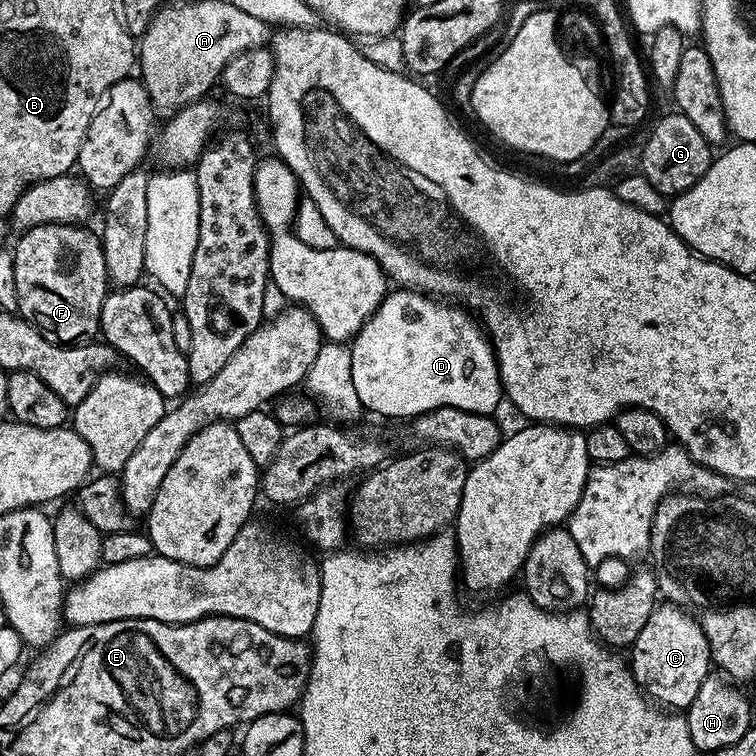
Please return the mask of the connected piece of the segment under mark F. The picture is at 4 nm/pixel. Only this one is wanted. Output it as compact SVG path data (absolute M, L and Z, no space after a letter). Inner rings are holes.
M43 224L27 229L24 236L14 247L14 282L18 282L18 312L25 320L29 320L34 327L41 332L50 342L55 344L87 344L100 331L100 311L104 297L110 291L110 281L106 270L106 258L104 257L104 245L101 244L99 235L95 231L87 232L87 227L79 224Z

